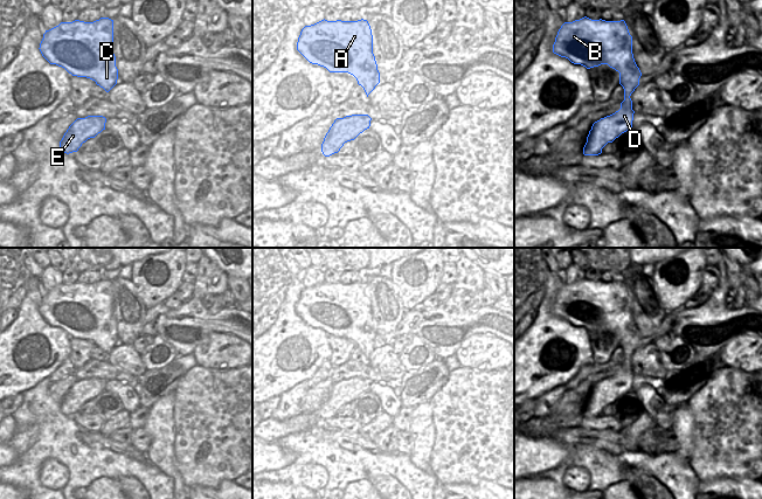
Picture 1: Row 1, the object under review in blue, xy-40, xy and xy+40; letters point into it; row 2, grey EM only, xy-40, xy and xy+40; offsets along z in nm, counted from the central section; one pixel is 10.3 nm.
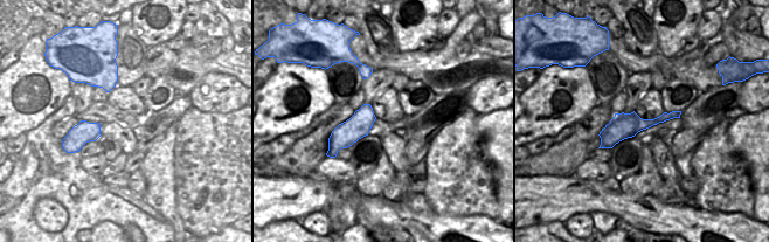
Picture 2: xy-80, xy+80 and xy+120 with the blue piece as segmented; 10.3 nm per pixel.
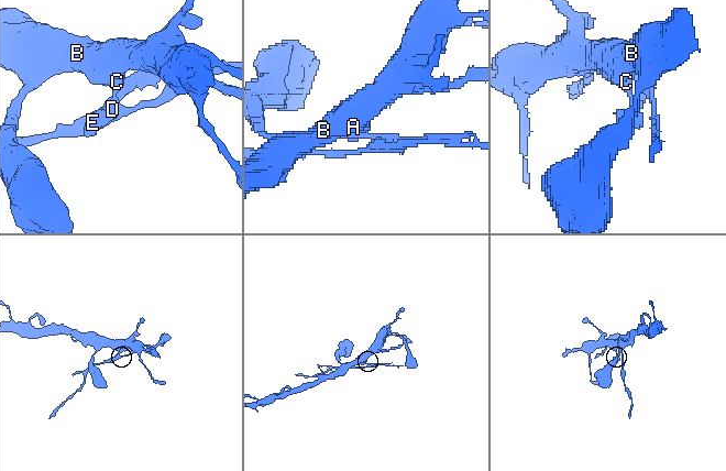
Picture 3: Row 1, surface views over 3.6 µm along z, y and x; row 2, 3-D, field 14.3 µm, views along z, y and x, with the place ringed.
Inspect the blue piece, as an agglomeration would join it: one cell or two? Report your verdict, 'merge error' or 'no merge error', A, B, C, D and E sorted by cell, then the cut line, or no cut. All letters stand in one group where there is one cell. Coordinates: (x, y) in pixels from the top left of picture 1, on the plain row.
merge error; groups A B C / D E; cut xy+40 (624, 358), (629, 359)

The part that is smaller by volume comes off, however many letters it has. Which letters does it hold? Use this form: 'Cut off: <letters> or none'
Cut off: D, E

